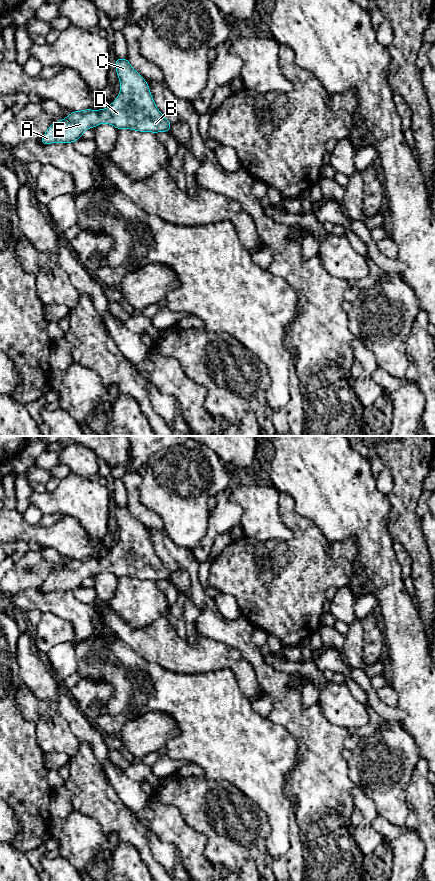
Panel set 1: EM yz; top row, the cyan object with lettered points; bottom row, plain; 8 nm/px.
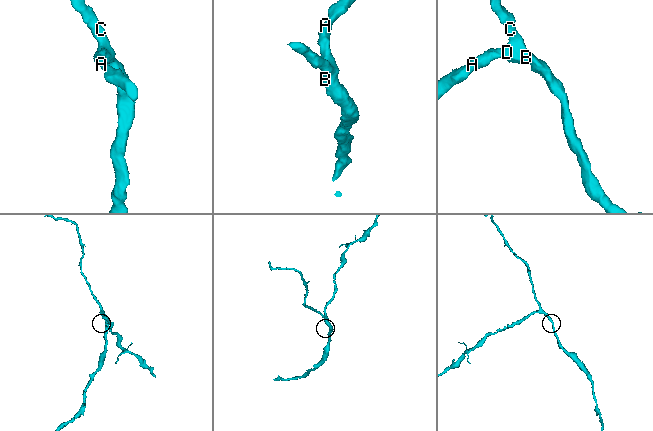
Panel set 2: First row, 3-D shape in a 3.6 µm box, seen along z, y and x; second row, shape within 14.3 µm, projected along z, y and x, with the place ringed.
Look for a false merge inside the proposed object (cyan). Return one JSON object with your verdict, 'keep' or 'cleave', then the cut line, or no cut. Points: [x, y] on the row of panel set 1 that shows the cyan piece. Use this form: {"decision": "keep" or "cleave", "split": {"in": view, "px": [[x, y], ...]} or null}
{"decision": "keep", "split": null}

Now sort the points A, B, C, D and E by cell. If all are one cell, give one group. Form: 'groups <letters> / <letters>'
groups A B C D E

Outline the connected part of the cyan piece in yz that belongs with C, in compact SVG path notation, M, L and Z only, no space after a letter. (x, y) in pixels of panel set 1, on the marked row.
M128 57L124 59L116 58L115 69L120 80L120 92L117 99L107 109L100 108L97 112L93 109L71 112L66 118L48 127L40 139L42 144L73 143L82 138L84 131L97 127L101 123L110 124L117 130L130 129L155 134L170 131L171 122L157 108L146 80L132 68Z

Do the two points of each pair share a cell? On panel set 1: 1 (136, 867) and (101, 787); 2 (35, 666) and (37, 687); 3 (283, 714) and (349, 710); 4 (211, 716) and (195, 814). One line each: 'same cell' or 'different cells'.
1: different cells
2: same cell
3: different cells
4: different cells

